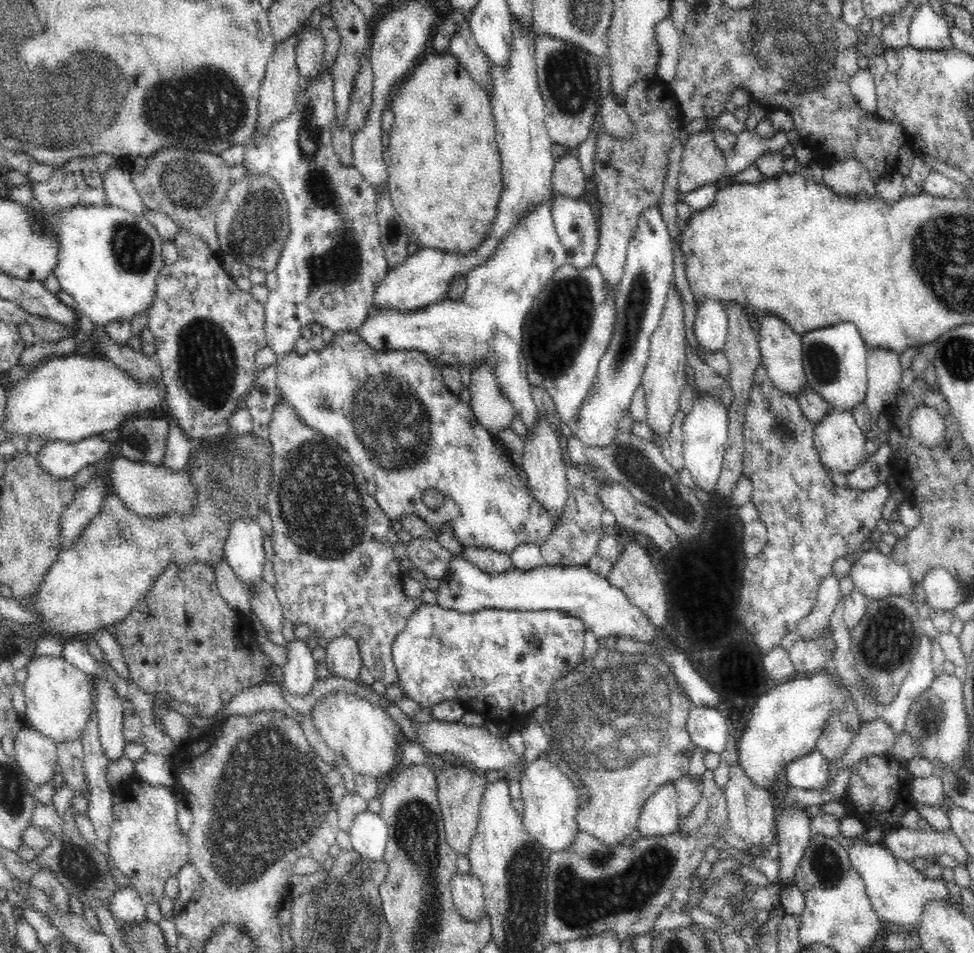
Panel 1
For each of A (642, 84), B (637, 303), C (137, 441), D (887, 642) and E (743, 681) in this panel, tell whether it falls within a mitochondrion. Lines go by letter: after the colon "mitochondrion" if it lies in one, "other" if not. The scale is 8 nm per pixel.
A: other
B: mitochondrion
C: mitochondrion
D: mitochondrion
E: other

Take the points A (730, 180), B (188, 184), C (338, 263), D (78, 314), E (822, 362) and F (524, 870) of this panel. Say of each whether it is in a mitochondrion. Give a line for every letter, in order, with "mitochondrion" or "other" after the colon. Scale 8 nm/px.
A: other
B: mitochondrion
C: mitochondrion
D: other
E: mitochondrion
F: mitochondrion

